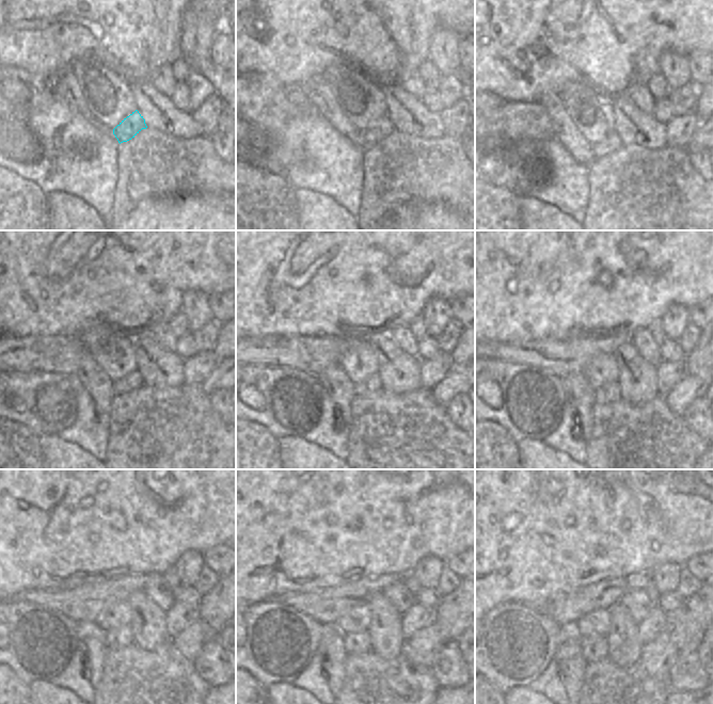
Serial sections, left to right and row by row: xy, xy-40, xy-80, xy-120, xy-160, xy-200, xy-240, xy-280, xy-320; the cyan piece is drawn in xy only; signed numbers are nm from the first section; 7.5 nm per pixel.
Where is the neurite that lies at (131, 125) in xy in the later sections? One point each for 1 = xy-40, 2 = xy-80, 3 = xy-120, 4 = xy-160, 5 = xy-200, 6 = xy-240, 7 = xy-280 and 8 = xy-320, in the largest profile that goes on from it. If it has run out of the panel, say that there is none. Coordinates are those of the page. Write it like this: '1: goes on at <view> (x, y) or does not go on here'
1: goes on at xy-40 (380, 128)
2: goes on at xy-80 (612, 143)
3: goes on at xy-120 (132, 381)
4: goes on at xy-160 (371, 386)
5: goes on at xy-200 (611, 393)
6: goes on at xy-240 (122, 637)
7: goes on at xy-280 (354, 643)
8: goes on at xy-320 (595, 648)

